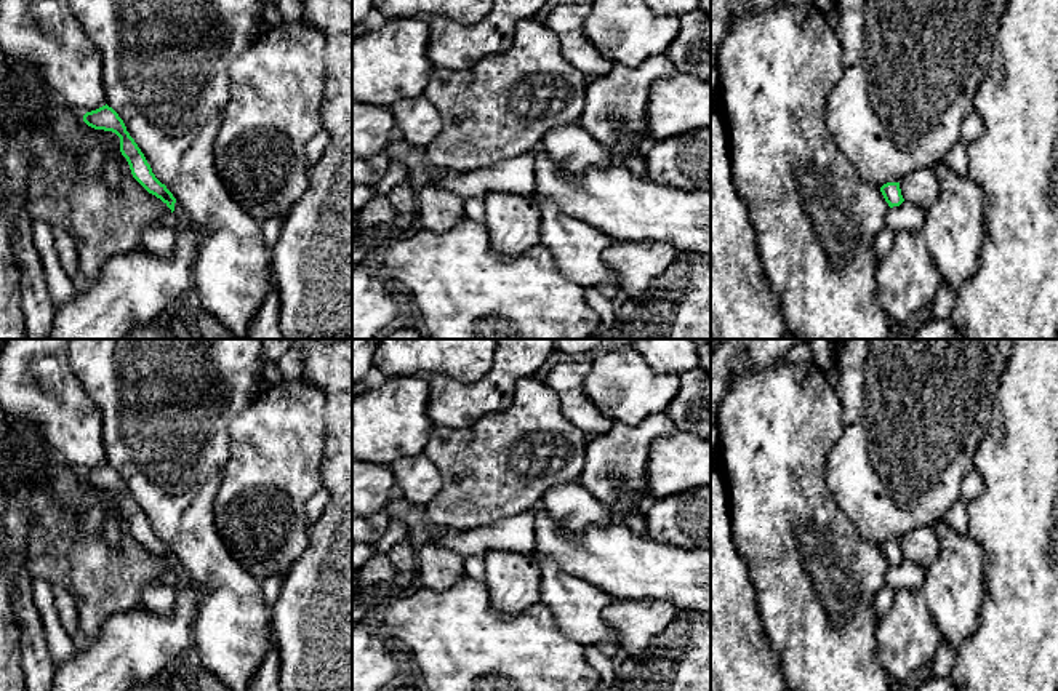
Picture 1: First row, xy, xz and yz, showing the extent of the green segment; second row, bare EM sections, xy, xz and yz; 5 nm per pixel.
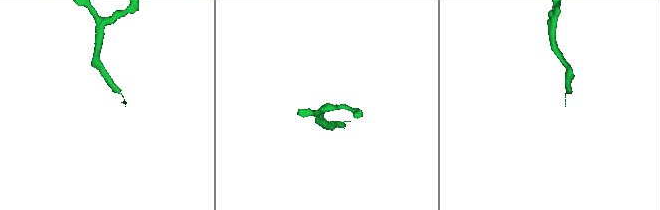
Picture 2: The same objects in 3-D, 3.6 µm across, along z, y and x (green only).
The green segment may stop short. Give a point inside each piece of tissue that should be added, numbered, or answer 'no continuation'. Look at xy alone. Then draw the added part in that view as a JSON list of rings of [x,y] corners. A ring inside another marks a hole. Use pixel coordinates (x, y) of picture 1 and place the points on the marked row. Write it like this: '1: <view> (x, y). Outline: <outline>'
1: xy (133, 288). Outline: [[[174,203],[178,229],[171,258],[138,250],[109,258],[77,298],[56,307],[45,339],[125,339],[141,325],[174,310],[194,282],[194,266],[205,230]]]

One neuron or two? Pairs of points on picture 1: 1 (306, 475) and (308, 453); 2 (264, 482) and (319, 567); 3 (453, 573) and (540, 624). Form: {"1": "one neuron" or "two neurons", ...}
{"1": "one neuron", "2": "two neurons", "3": "two neurons"}

